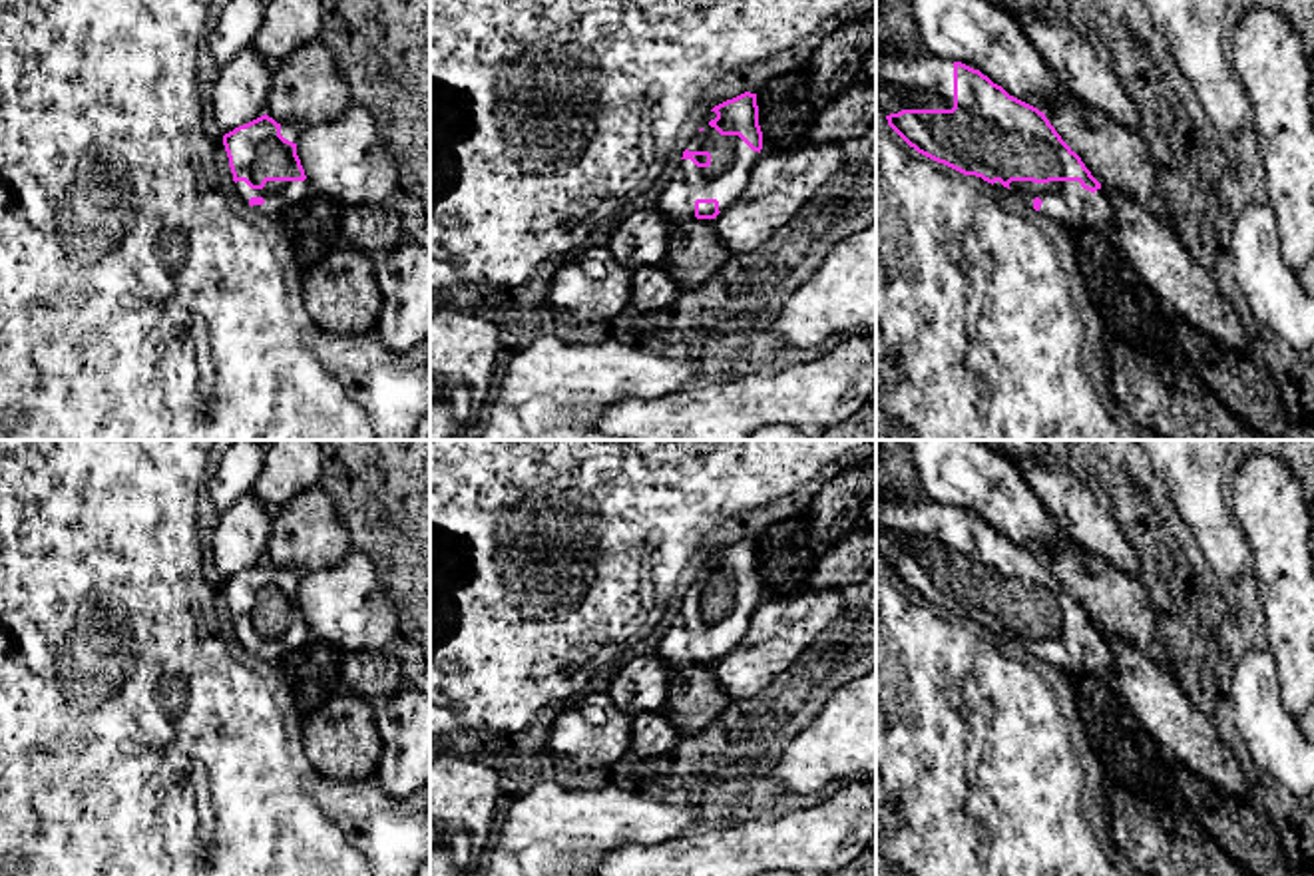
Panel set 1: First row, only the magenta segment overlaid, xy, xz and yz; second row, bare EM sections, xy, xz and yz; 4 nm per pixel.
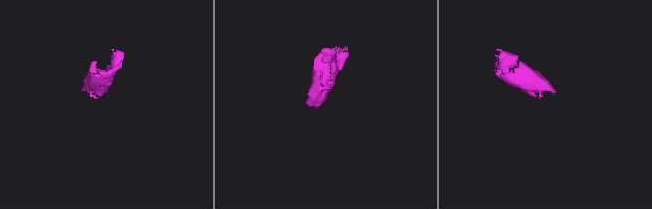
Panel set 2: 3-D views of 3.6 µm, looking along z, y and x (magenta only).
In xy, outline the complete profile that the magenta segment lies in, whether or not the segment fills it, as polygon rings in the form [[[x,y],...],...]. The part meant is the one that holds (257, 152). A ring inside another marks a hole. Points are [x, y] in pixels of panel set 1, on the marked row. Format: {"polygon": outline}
{"polygon": [[[267,113],[223,135],[235,191],[243,203],[263,215],[279,215],[309,191],[297,155],[303,127],[277,123]]]}

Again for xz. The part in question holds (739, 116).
{"polygon": [[[745,92],[705,111],[707,123],[687,143],[657,209],[673,225],[715,219],[729,209],[761,157],[757,94]]]}

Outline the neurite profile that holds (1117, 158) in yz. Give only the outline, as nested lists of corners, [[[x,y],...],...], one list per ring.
[[[1061,88],[1043,110],[1061,139],[1075,151],[1101,187],[1127,193],[1157,219],[1169,221],[1155,165],[1139,131],[1087,108]]]

